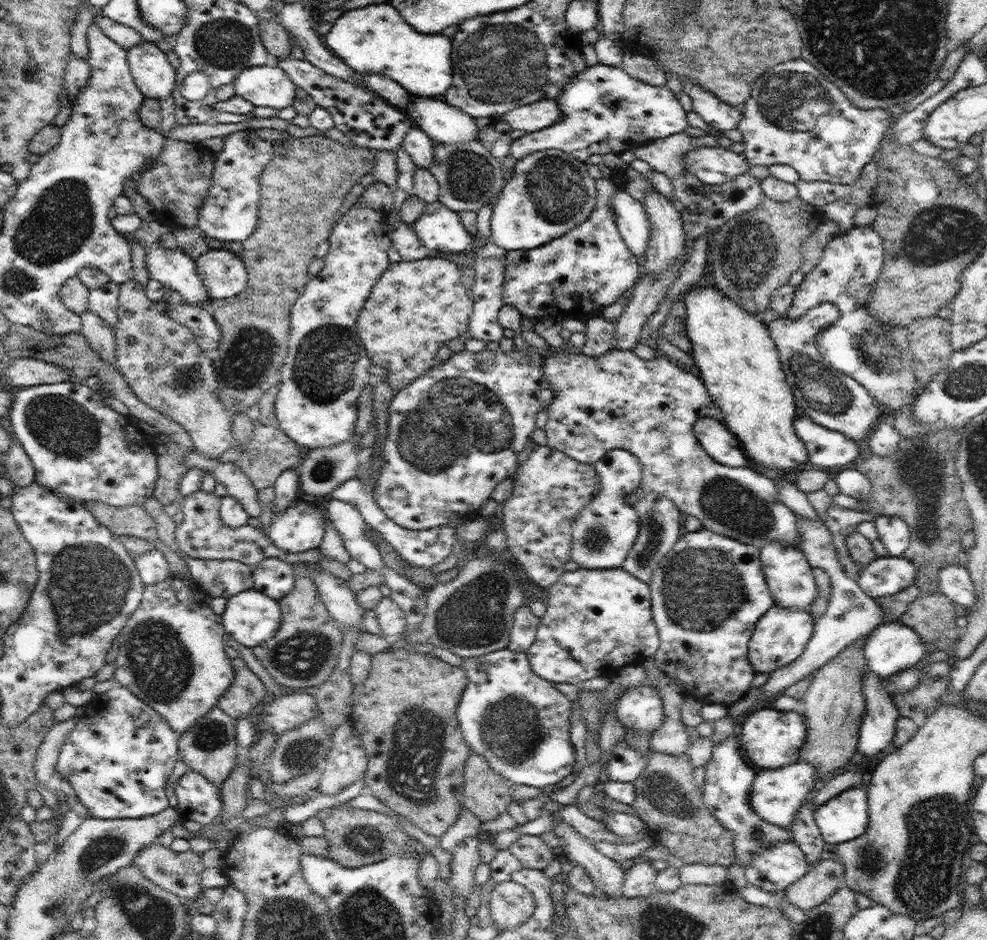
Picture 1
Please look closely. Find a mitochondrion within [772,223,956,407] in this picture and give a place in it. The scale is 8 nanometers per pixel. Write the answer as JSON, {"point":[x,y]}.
{"point":[882,351]}

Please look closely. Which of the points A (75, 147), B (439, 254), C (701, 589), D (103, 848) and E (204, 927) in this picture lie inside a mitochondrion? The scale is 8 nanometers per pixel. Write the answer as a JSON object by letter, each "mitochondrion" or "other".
{"A":"other","B":"other","C":"mitochondrion","D":"mitochondrion","E":"other"}

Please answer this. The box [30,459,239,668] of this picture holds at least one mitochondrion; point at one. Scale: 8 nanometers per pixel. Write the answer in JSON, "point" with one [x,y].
{"point":[91,582]}

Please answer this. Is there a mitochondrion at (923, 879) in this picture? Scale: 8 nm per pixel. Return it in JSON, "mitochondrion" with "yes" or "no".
{"mitochondrion":"yes"}

